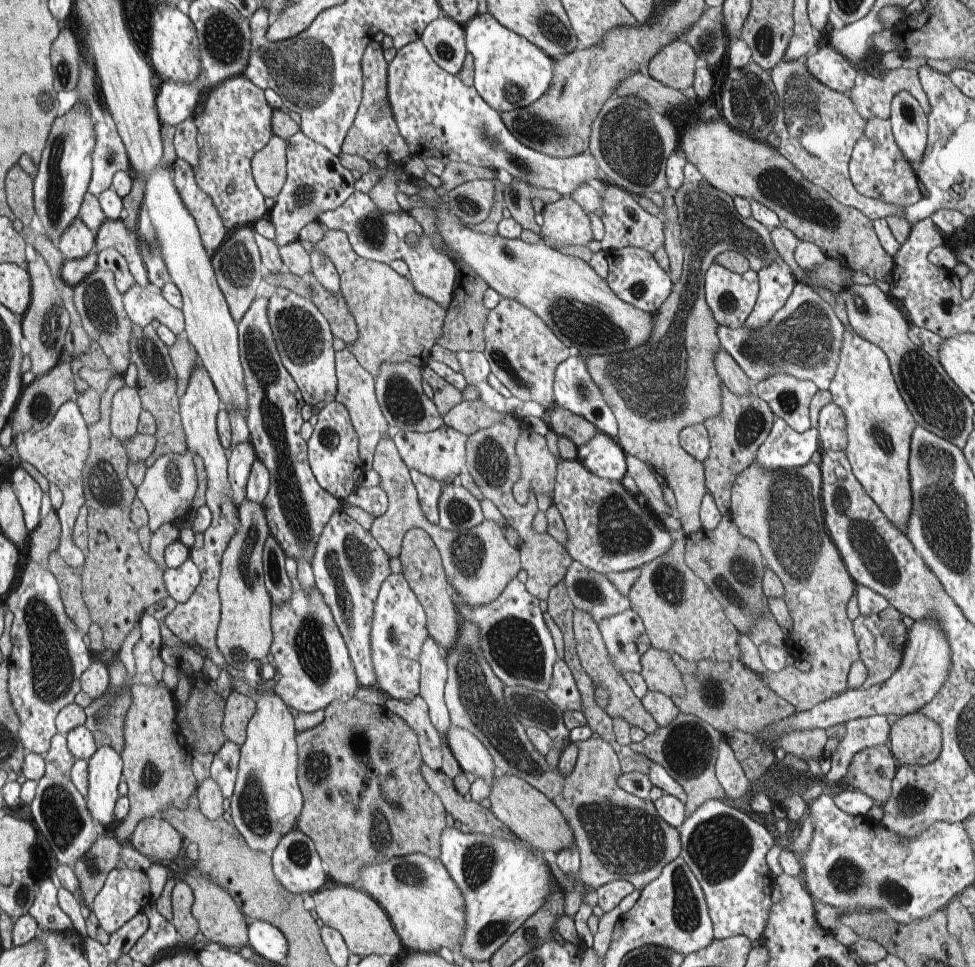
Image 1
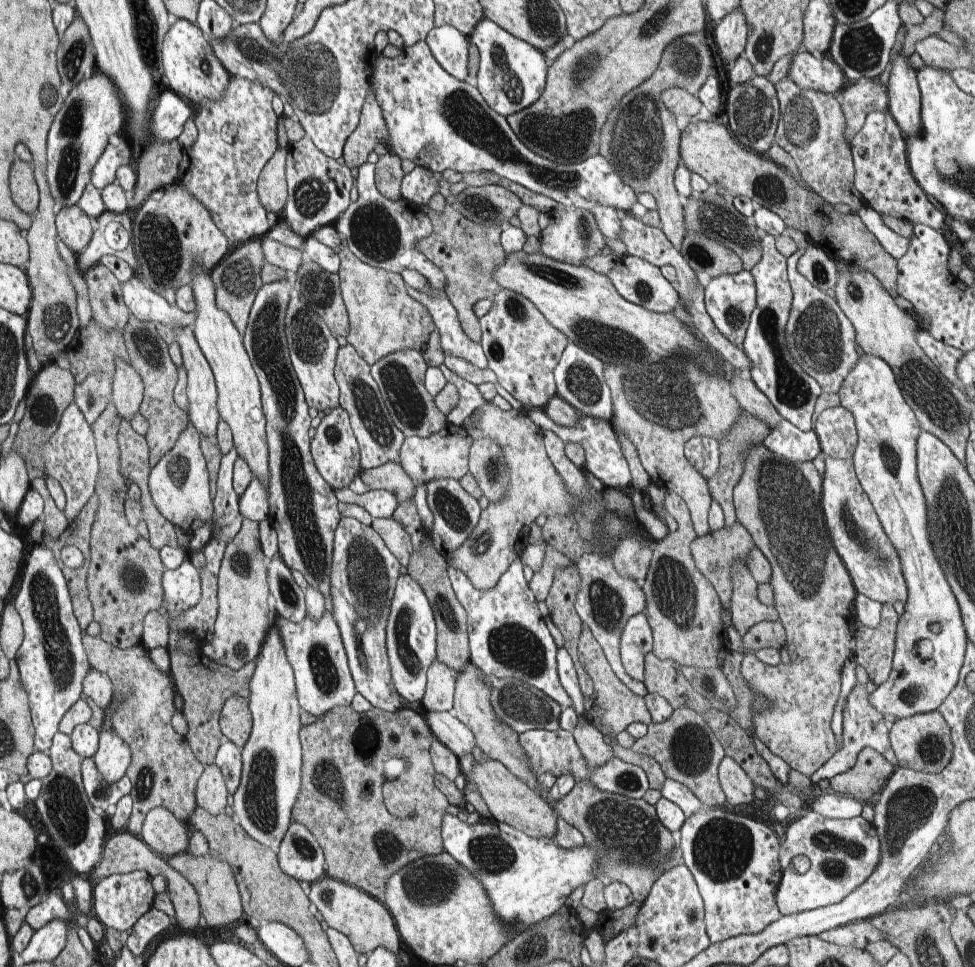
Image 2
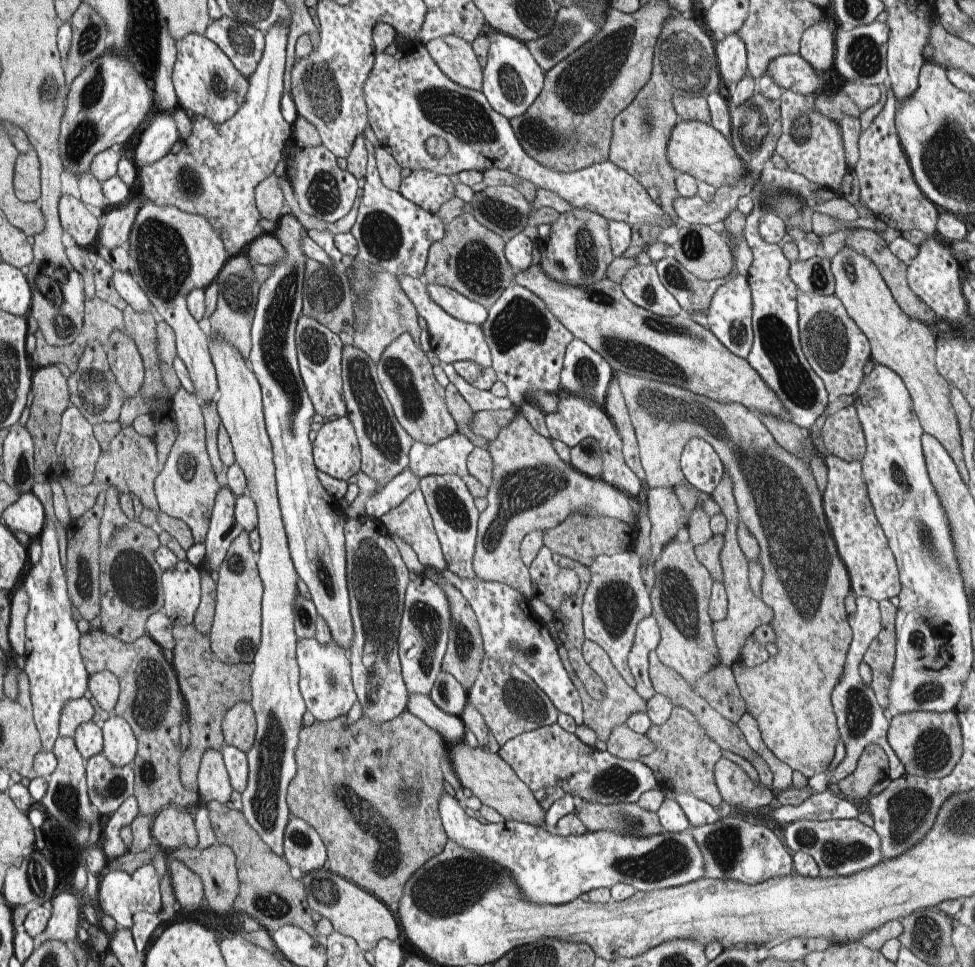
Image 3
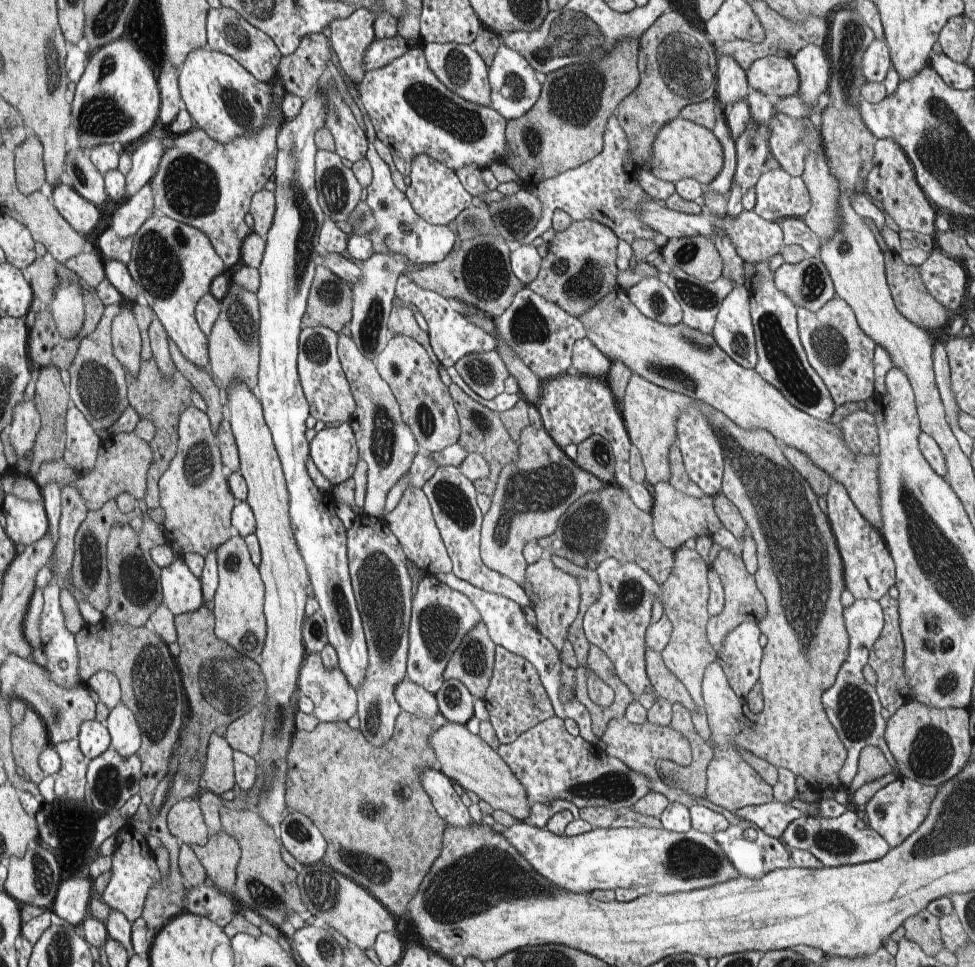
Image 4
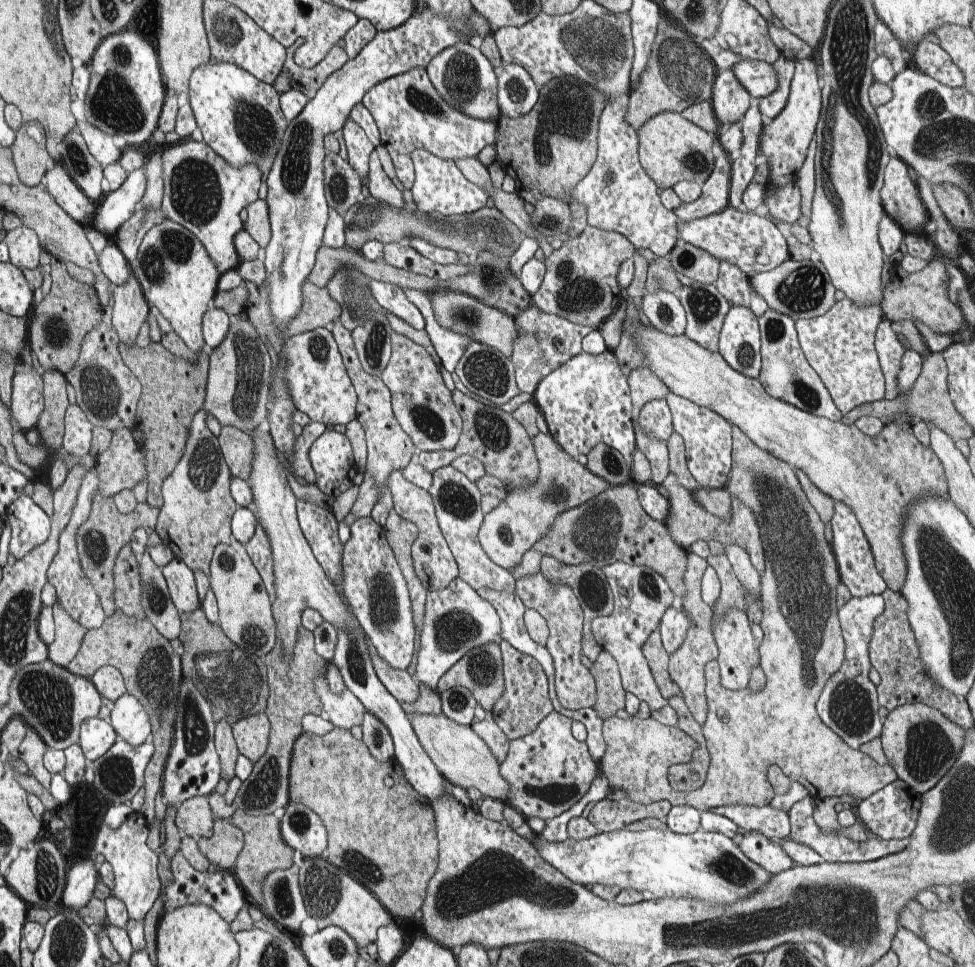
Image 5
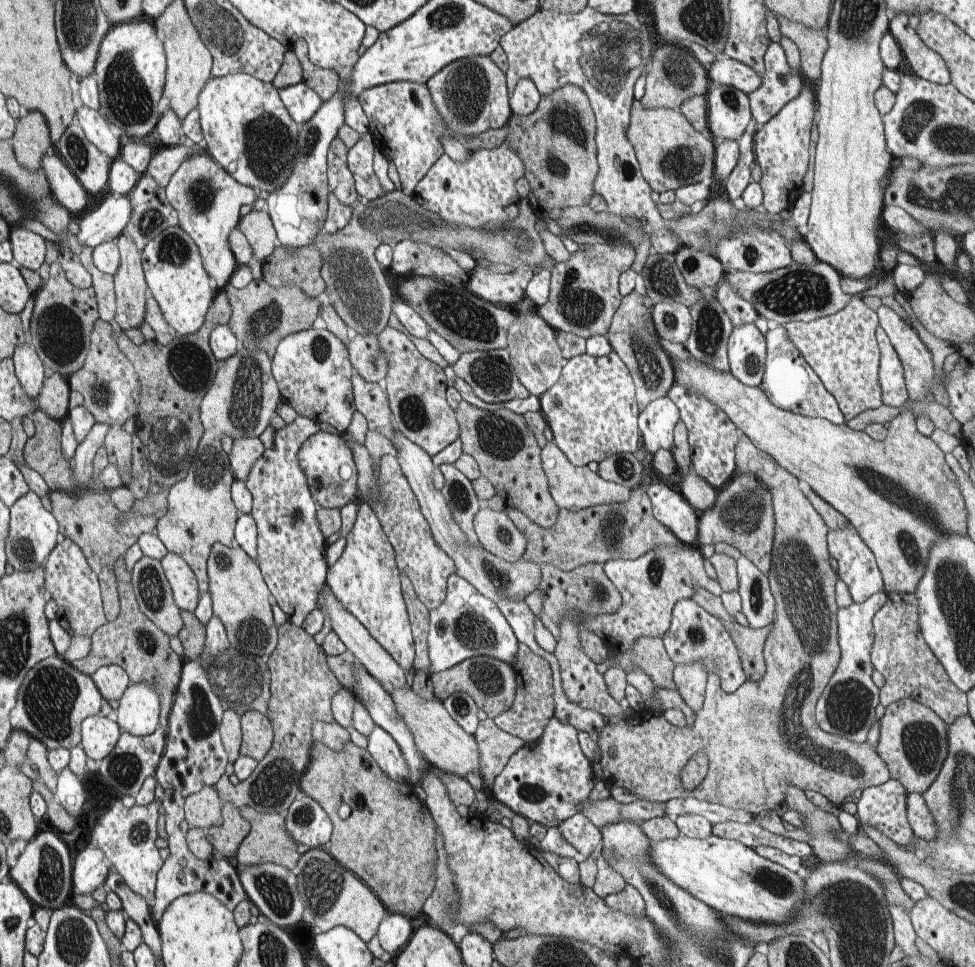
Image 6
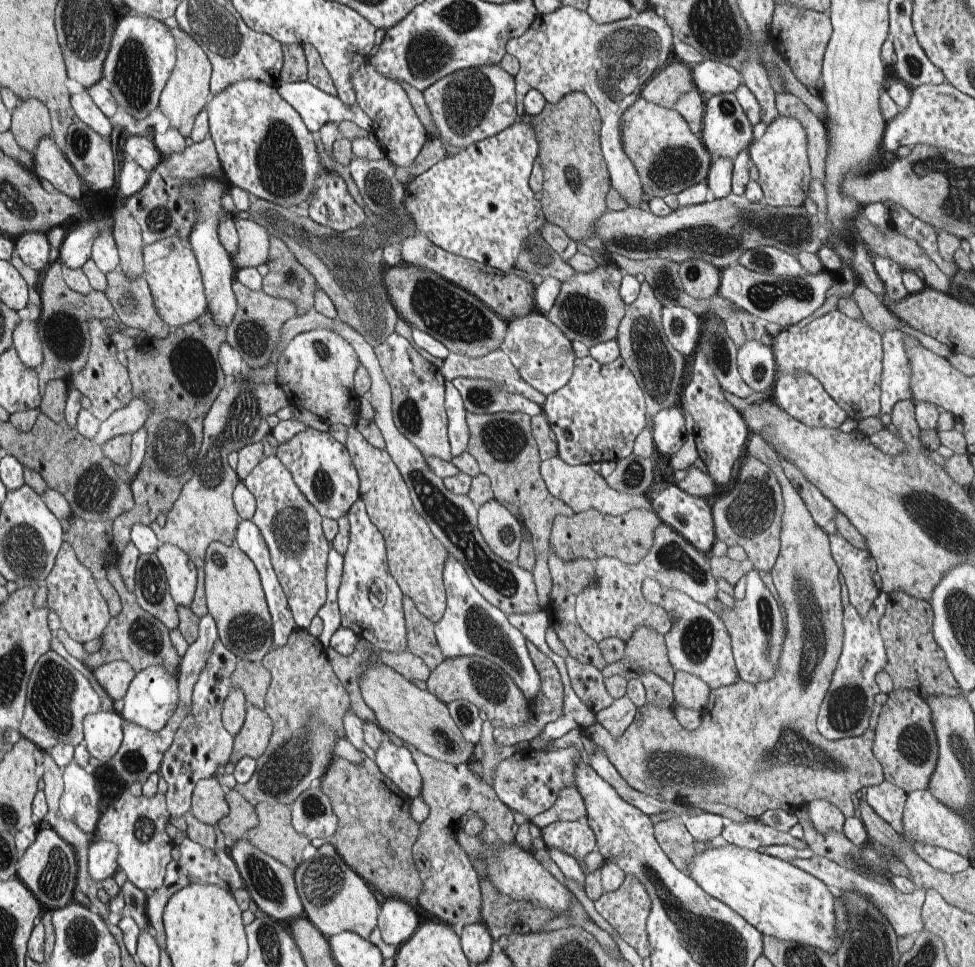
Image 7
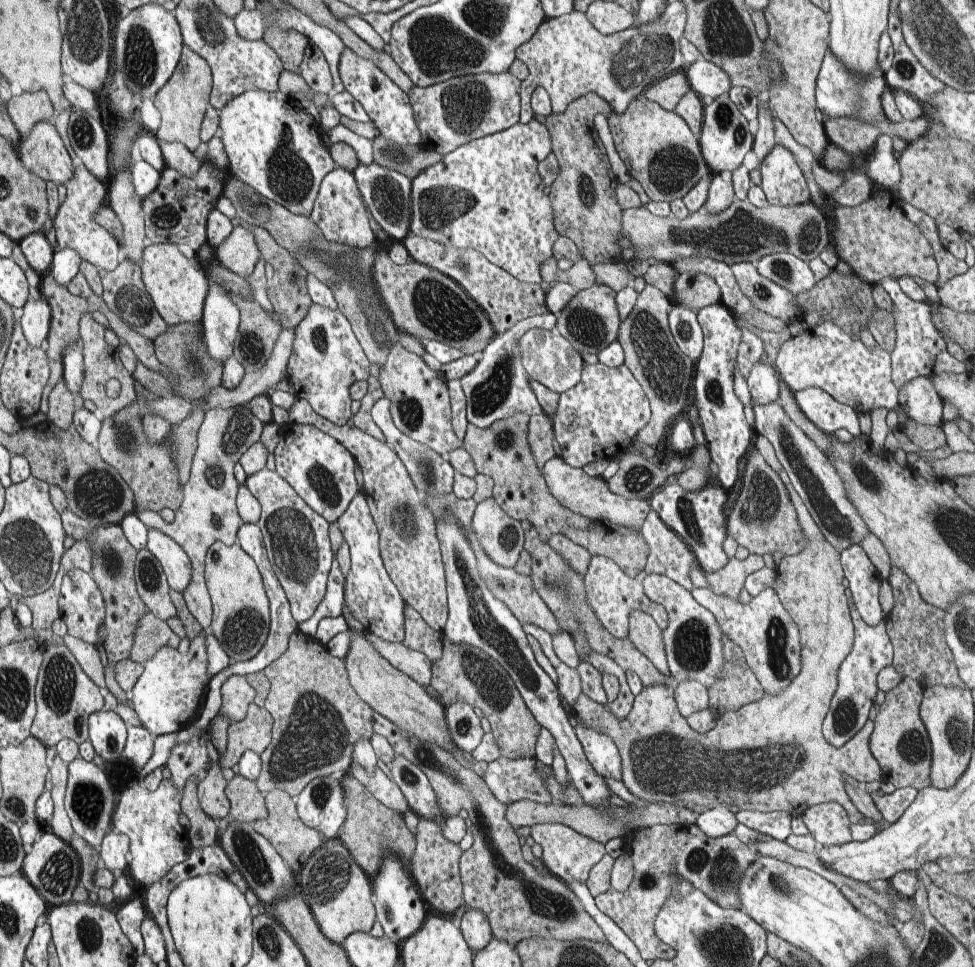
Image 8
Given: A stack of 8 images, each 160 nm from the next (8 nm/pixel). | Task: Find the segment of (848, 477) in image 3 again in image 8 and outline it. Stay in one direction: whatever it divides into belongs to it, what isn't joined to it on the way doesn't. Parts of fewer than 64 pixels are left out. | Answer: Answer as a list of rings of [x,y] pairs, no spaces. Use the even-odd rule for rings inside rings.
[[[852,545],[840,554],[839,561],[858,612],[866,624],[875,627],[883,620],[879,603],[881,578],[878,569],[860,545]]]

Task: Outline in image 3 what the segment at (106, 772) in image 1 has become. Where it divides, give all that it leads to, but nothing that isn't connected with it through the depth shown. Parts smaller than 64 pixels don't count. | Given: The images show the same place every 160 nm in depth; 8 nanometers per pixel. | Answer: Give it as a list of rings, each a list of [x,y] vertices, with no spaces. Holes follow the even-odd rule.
[[[111,714],[103,725],[103,752],[116,766],[132,764],[138,754],[138,736],[131,724],[120,715]]]

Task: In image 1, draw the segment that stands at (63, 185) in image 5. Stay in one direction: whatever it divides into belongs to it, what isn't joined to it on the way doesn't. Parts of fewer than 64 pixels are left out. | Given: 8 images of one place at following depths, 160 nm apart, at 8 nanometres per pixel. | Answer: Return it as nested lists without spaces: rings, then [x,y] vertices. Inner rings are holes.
[[[76,219],[62,234],[58,246],[65,258],[84,258],[95,249],[94,234],[82,219]]]

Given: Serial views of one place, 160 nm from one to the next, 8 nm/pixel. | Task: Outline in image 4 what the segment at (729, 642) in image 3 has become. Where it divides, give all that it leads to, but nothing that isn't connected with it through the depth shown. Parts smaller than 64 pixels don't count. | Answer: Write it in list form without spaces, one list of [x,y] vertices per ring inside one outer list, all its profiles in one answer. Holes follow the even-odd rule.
[[[721,549],[714,559],[712,568],[718,573],[723,584],[725,603],[718,614],[712,614],[707,622],[707,637],[710,644],[719,651],[726,633],[744,621],[755,621],[764,618],[767,604],[762,592],[757,587],[755,575],[751,575],[744,566],[742,556],[737,557],[732,551]]]

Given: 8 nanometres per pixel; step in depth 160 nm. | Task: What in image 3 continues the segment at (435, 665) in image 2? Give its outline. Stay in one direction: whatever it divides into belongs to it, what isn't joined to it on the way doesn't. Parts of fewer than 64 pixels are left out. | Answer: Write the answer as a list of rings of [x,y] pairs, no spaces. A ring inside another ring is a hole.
[[[440,671],[430,696],[436,706],[448,714],[460,717],[468,702],[469,691],[450,673]]]

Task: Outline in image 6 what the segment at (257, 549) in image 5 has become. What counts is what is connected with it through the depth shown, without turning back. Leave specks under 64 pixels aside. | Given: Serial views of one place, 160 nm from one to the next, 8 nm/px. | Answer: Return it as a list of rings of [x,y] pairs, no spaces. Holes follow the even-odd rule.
[[[298,415],[293,422],[286,423],[284,428],[275,432],[274,446],[271,449],[265,449],[252,465],[246,480],[243,480],[253,496],[253,505],[249,514],[257,524],[259,556],[256,562],[270,589],[272,600],[275,600],[277,606],[289,616],[292,624],[302,627],[310,636],[320,632],[325,619],[323,610],[317,606],[317,600],[321,587],[327,582],[328,546],[318,524],[316,502],[309,491],[307,478],[300,468],[297,454],[302,443],[319,430],[318,422]]]

